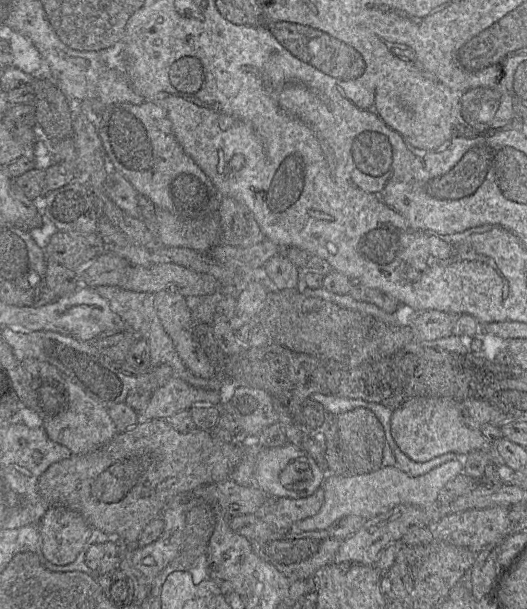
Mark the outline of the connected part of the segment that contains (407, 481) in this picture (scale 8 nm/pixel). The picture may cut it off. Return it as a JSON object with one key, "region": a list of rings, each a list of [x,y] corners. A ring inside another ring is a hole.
{"region":[[[461,459],[441,464],[428,473],[410,477],[397,466],[382,467],[374,472],[356,476],[327,475],[324,478],[324,502],[317,514],[294,523],[290,531],[303,533],[316,530],[327,530],[336,520],[356,515],[368,520],[401,504],[431,507],[437,502],[441,489],[454,477],[463,472]]]}

